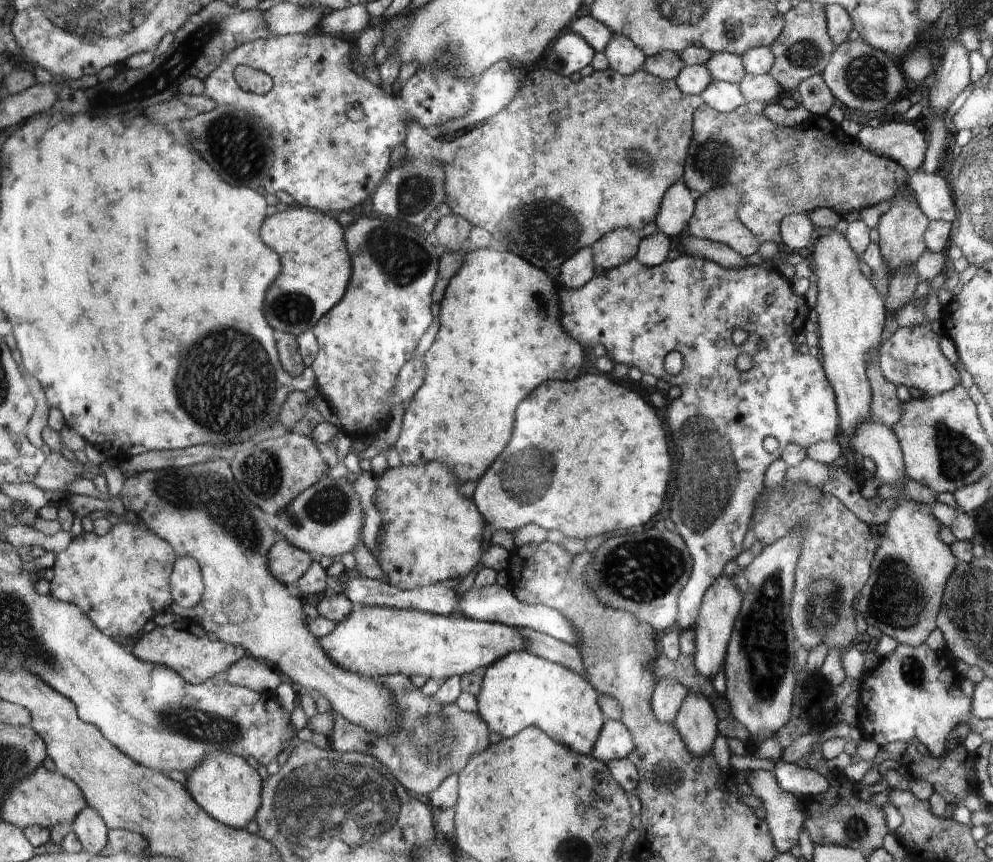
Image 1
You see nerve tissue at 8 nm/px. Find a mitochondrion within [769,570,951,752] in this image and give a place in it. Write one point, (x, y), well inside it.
(823, 606)

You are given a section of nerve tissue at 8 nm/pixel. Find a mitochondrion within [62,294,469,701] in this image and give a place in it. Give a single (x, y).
(244, 400)

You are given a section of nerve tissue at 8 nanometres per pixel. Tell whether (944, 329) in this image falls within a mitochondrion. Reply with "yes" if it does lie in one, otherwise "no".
no

